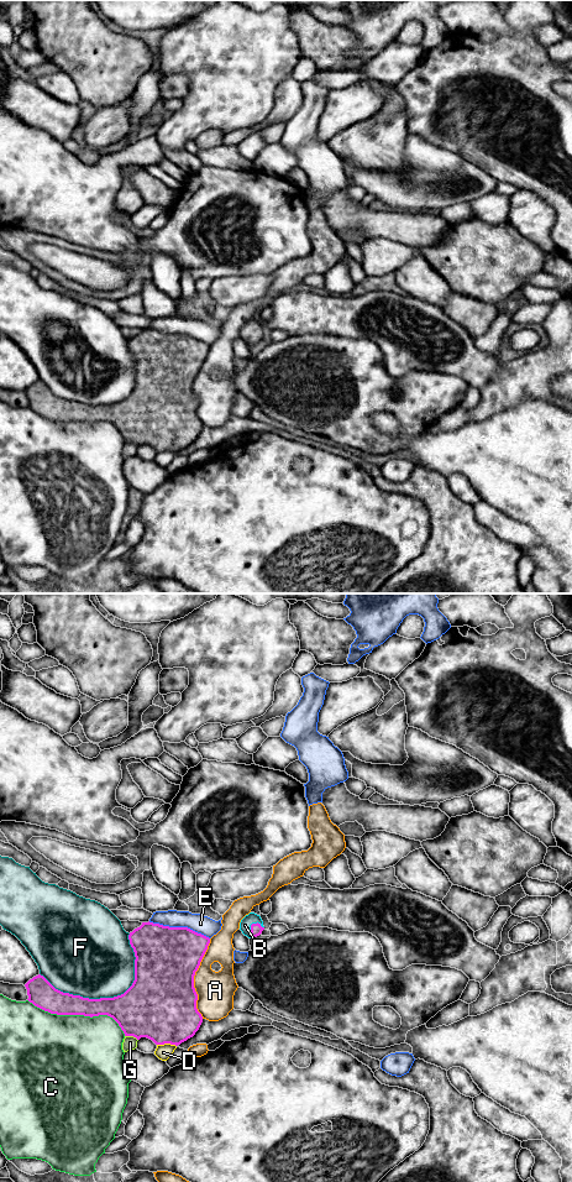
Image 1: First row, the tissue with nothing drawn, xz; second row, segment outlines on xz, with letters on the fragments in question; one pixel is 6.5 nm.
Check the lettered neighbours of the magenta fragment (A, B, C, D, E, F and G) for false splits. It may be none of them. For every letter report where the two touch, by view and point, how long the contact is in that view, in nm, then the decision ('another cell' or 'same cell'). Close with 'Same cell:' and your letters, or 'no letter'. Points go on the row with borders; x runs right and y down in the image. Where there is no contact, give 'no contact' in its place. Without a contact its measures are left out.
A: xz (193, 978) | 500 nm | another cell
B: xz (251, 929) | 120 nm | same cell
C: xz (78, 1014) | 700 nm | another cell
D: xz (167, 1042) | 130 nm | another cell
E: xz (179, 927) | 420 nm | another cell
F: xz (110, 998) | 650 nm | another cell
G: xz (131, 1035) | 90 nm | another cell
Same cell: B

